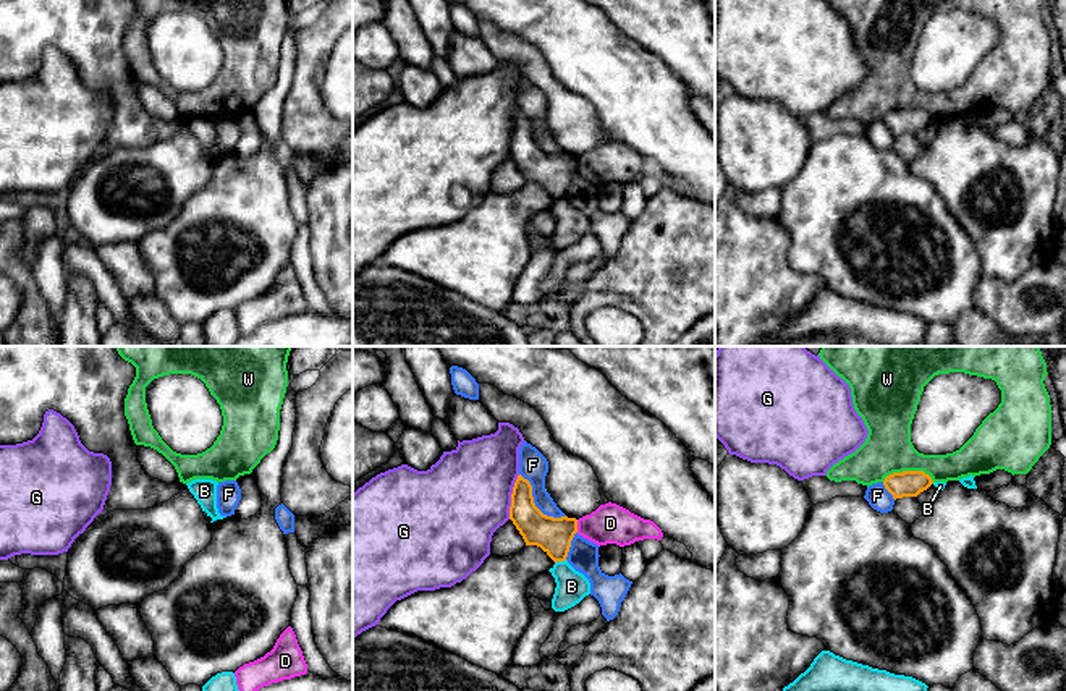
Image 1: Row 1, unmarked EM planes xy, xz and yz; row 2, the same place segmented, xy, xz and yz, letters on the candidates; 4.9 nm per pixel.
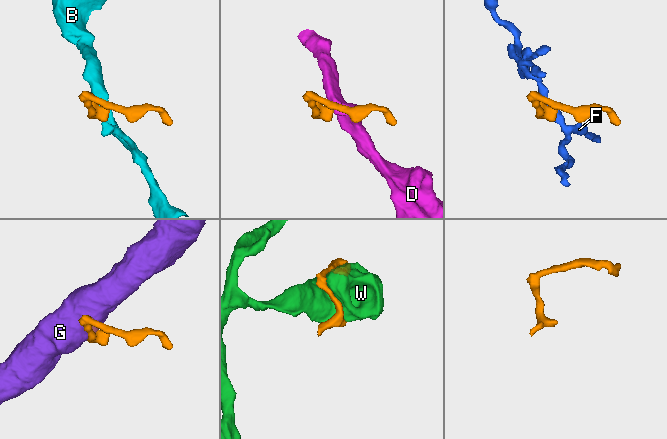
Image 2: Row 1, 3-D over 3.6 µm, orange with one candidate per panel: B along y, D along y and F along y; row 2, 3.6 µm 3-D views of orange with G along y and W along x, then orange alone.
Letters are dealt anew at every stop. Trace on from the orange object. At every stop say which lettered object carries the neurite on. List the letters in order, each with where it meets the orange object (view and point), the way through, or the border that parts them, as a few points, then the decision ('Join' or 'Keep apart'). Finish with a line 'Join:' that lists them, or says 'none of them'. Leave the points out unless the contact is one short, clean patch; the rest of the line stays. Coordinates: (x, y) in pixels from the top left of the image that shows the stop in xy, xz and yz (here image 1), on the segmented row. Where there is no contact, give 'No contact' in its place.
B: Touches orange at xz (560, 560). Boundary: xz (565, 559), (555, 563). Keep apart
D: Touches orange at xz (576, 526). Boundary: xz (576, 520), (578, 531). Keep apart
F: Touches orange at xz (534, 504). Boundary: xz (520, 473), (531, 486), (532, 502), (544, 513), (565, 517). Keep apart
G: Touches orange at xz (511, 497). Keep apart
W: Touches orange at yz (908, 471). Keep apart
Join: none of them

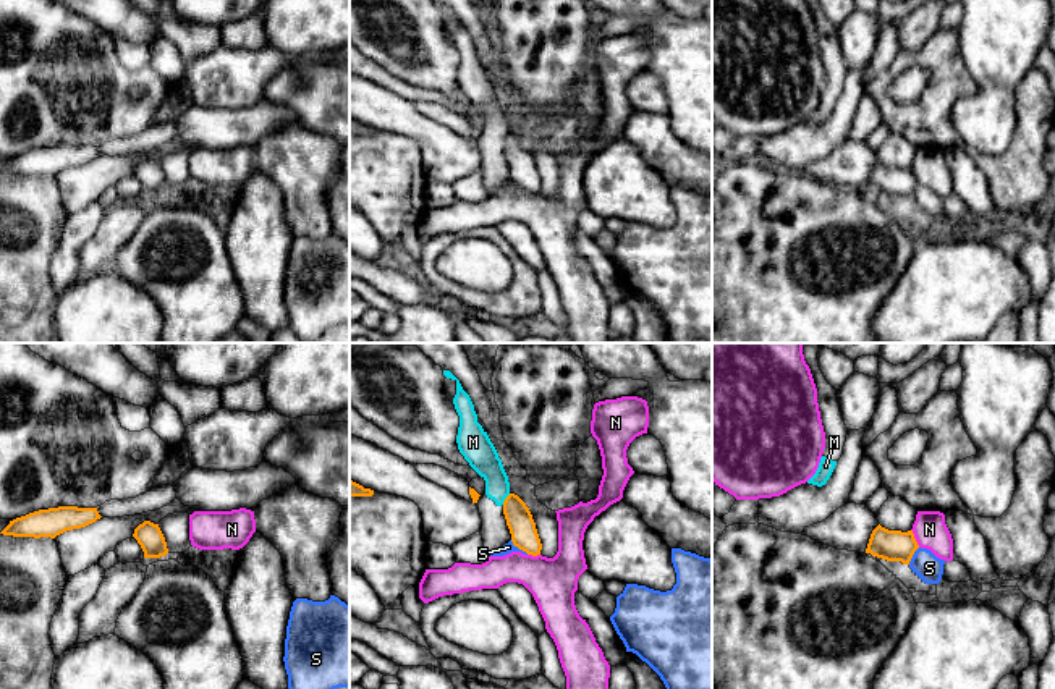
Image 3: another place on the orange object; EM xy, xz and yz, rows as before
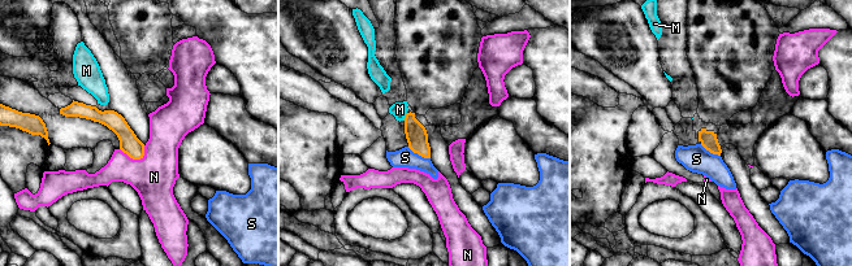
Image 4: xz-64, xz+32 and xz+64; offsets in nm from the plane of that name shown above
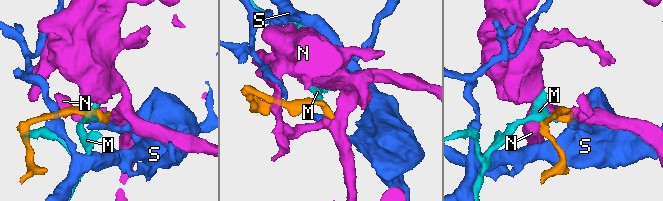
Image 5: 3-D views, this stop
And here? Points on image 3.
M: Touches orange at xz (505, 498). Boundary: xz (510, 494), (502, 503). Keep apart
N: Touches orange at yz (913, 537). Boundary: yz (911, 529), (919, 545). Keep apart
S: Touches orange at xz (520, 549). Boundary: xz (510, 541), (528, 553). Keep apart
Join: none of them

